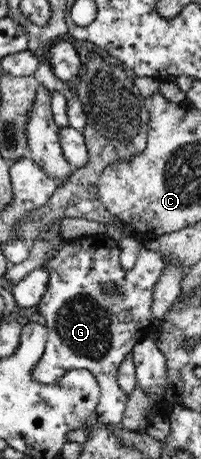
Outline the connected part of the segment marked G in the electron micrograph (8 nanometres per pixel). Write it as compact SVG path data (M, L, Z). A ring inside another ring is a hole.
M103 234L82 236L67 241L55 251L56 255L43 269L49 270L48 289L39 301L39 313L45 319L48 333L42 343L42 356L30 376L37 383L55 383L62 375L73 369L91 371L99 382L100 399L95 409L97 421L106 425L119 425L126 410L127 394L117 383L118 369L129 351L140 342L147 329L151 329L151 307L153 291L159 282L161 268L168 265L165 257L159 253L144 249L138 257L136 265L131 270L123 270L120 263L120 251L112 244L109 237ZM110 286L117 286L117 293L110 295L106 291Z

